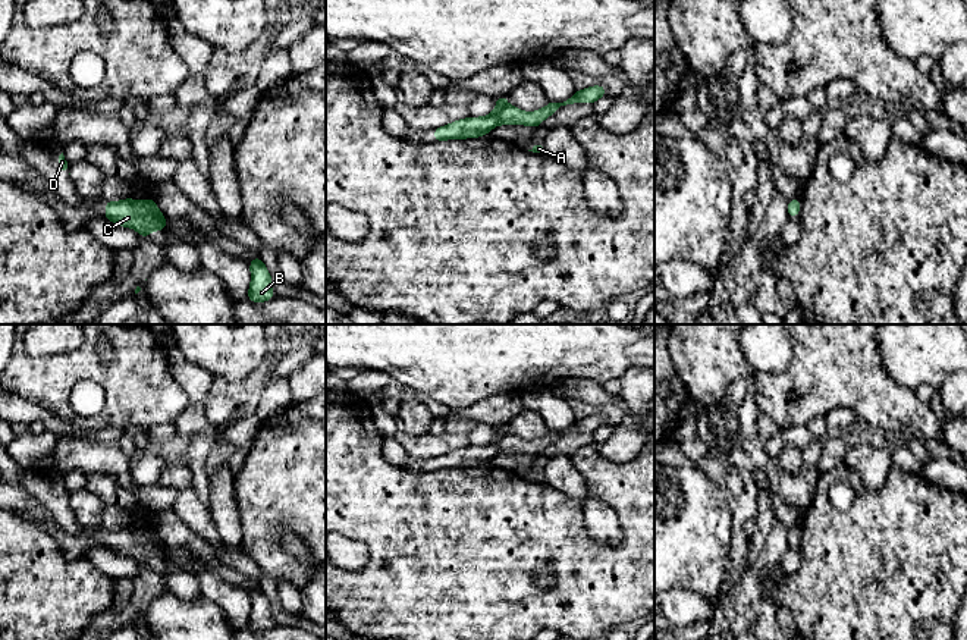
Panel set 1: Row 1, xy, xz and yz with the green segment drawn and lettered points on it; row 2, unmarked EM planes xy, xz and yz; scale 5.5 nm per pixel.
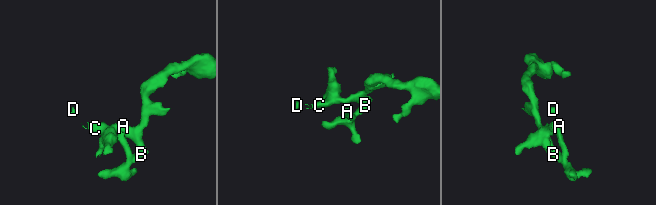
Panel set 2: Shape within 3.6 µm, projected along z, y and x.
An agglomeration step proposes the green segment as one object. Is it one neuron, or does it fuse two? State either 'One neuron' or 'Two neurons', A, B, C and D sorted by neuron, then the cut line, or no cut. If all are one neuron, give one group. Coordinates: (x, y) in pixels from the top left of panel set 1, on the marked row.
One neuron. Groups: A B C D. No split

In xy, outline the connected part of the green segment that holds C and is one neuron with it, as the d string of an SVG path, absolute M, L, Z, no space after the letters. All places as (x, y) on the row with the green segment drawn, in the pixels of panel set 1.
M126 198L122 201L106 201L106 217L123 228L135 229L142 238L154 230L166 229L166 217L151 198L136 201Z

